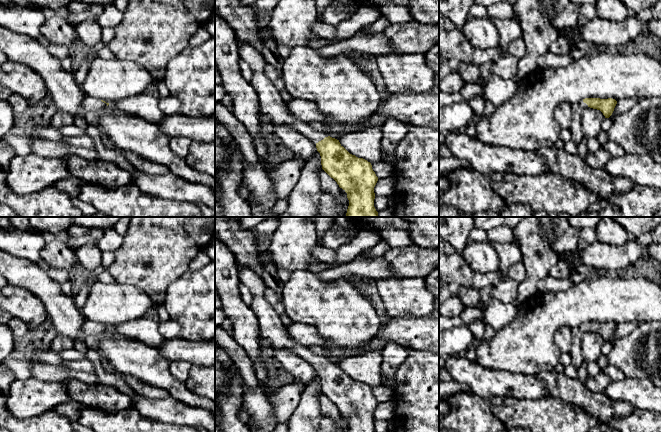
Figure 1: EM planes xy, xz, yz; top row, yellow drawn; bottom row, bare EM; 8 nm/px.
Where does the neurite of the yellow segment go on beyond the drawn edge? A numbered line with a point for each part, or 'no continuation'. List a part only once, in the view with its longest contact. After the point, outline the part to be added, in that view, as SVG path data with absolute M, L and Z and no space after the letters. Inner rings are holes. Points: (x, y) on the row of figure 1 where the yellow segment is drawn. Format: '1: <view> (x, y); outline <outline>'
1: xz (271, 103); outline M243 44L238 45L238 52L240 59L248 63L252 70L253 77L250 83L259 100L260 114L269 116L271 124L274 126L290 126L315 143L329 136L326 132L314 130L309 123L297 119L289 111L285 101L280 96L280 91L264 73L267 62L259 50L250 44Z

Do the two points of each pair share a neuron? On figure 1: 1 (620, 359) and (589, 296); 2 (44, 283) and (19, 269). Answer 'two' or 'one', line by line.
1: two
2: one

